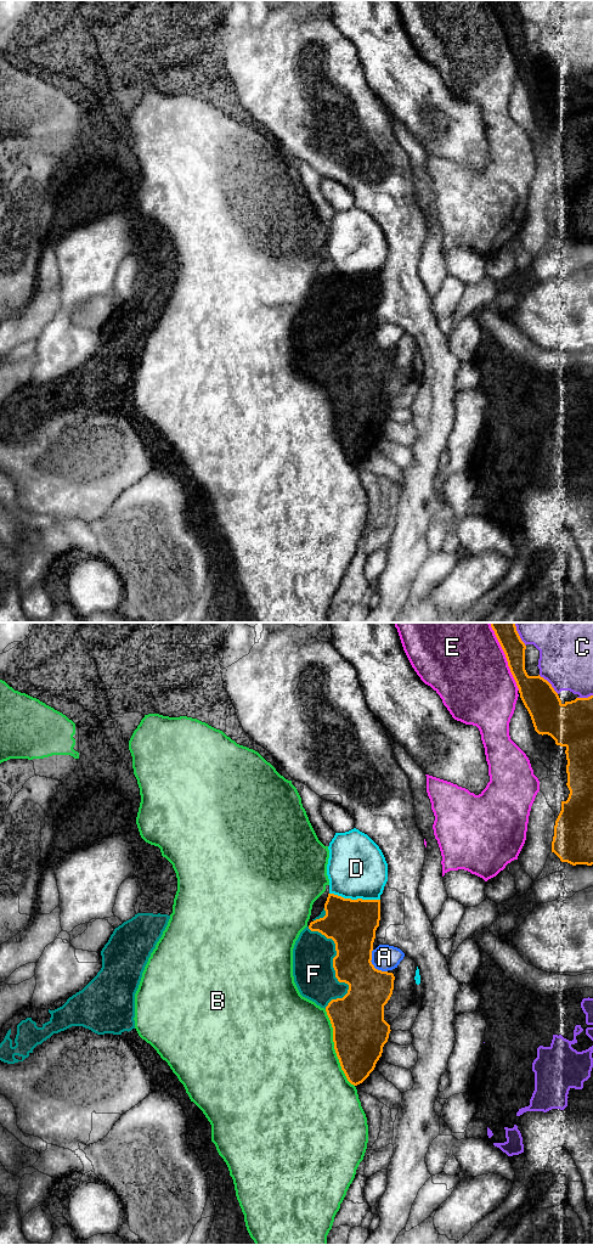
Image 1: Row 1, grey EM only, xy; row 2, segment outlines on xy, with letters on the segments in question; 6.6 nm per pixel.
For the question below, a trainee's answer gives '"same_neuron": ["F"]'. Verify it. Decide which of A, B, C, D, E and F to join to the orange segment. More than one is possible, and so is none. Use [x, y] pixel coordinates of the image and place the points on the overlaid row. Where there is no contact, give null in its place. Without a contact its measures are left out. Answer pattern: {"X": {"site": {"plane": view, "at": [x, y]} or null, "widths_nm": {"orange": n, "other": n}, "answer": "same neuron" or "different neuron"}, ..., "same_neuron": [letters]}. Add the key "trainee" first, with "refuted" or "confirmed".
{"trainee": "confirmed", "A": {"site": {"plane": "xy", "at": [372, 964]}, "widths_nm": {"orange": 280, "other": 170}, "answer": "different neuron"}, "B": {"site": {"plane": "xy", "at": [334, 1048]}, "widths_nm": {"orange": 360, "other": 500}, "answer": "different neuron"}, "C": {"site": {"plane": "xy", "at": [549, 683]}, "widths_nm": {"orange": 240, "other": 360}, "answer": "different neuron"}, "D": {"site": {"plane": "xy", "at": [355, 900]}, "widths_nm": {"orange": 320, "other": 380}, "answer": "different neuron"}, "E": {"site": {"plane": "xy", "at": [506, 657]}, "widths_nm": {"orange": 160, "other": 500}, "answer": "different neuron"}, "F": {"site": {"plane": "xy", "at": [333, 967]}, "widths_nm": {"orange": 280, "other": 280}, "answer": "same neuron"}, "same_neuron": ["F"]}

